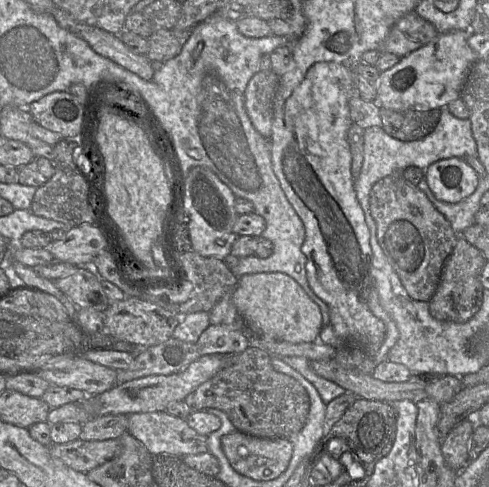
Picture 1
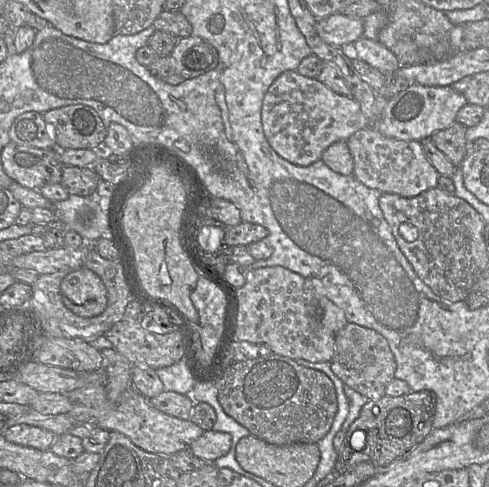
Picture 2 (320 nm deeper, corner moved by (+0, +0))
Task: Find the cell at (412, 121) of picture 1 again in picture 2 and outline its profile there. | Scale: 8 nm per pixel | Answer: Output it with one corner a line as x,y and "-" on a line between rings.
455,121
448,128
437,131
430,137
435,147
457,168
460,168
467,156
466,129
467,127

